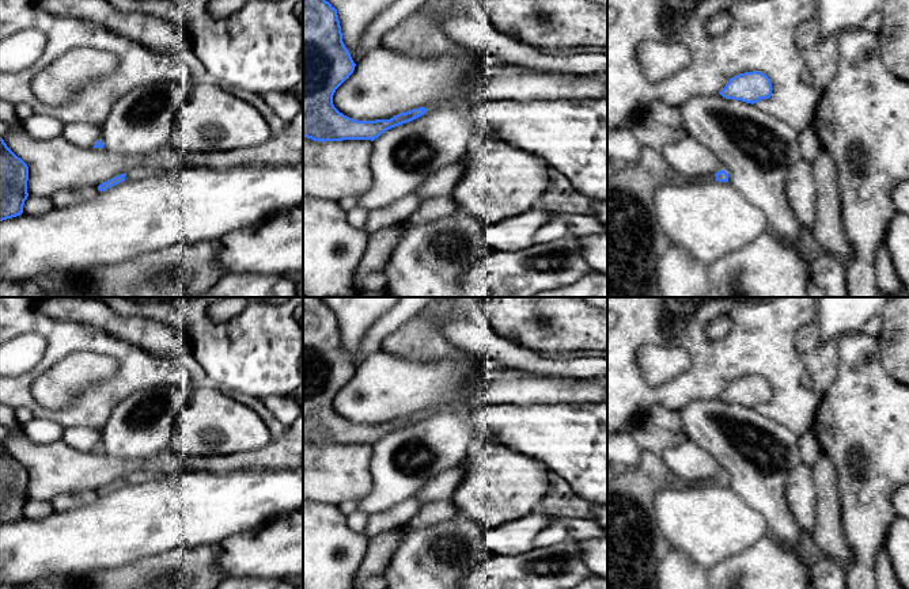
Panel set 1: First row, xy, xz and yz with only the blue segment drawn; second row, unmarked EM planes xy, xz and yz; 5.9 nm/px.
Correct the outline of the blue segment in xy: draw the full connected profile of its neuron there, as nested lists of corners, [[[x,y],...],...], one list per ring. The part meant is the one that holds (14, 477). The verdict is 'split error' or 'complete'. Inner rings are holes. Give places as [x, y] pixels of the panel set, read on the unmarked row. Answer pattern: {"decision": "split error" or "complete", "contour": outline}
{"decision": "complete", "contour": [[[0,441],[0,525],[23,517],[29,471]]]}

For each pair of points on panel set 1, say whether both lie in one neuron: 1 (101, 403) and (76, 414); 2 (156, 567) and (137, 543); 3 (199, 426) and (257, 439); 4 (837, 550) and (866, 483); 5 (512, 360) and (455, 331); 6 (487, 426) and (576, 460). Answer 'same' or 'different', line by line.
1: same
2: different
3: same
4: different
5: same
6: same

